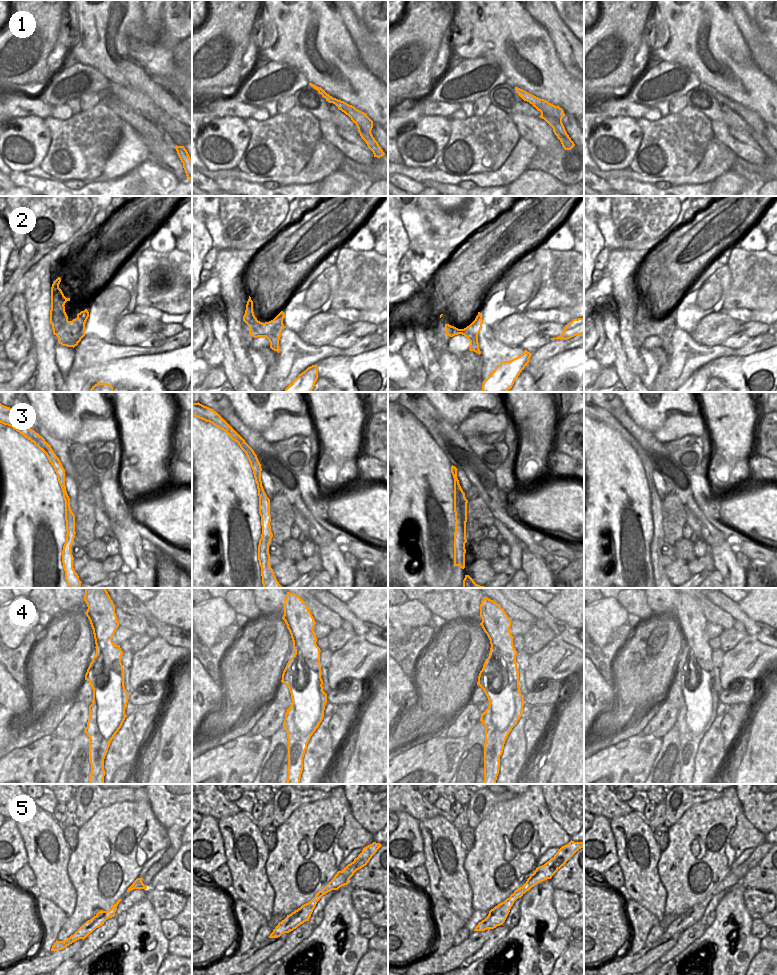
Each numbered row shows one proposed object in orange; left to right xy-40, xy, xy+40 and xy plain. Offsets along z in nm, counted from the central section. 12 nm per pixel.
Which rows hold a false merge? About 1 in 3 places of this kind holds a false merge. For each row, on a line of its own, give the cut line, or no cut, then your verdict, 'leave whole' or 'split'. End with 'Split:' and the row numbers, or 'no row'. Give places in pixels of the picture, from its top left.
1: cut xy+40 (533, 104), (561, 120); split
2: cut xy+40 (475, 333), (469, 335), (472, 339), (472, 346), (469, 349); split
3: cut xy+40 (462, 491), (461, 512), (456, 521); split
4: cut none; leave whole
5: cut none; leave whole
Split: 1, 2, 3

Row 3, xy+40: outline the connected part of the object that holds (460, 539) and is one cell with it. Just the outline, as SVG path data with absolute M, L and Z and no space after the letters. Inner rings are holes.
M461 493L461 513L455 522L454 532L454 566L465 568L465 543L466 539L466 522L467 522L467 503L465 493Z

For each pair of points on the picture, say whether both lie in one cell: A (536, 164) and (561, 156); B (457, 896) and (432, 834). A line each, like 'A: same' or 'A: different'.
A: same
B: same

